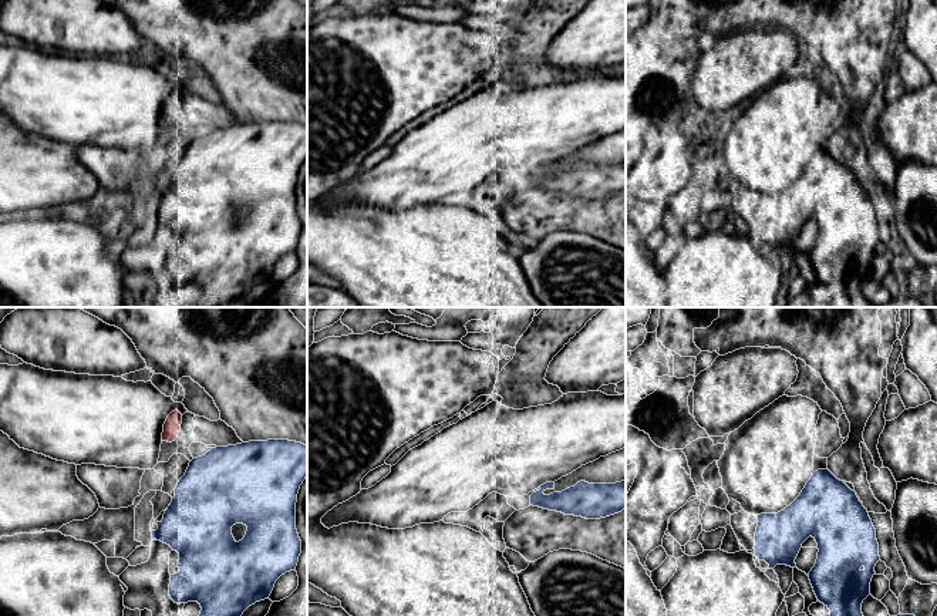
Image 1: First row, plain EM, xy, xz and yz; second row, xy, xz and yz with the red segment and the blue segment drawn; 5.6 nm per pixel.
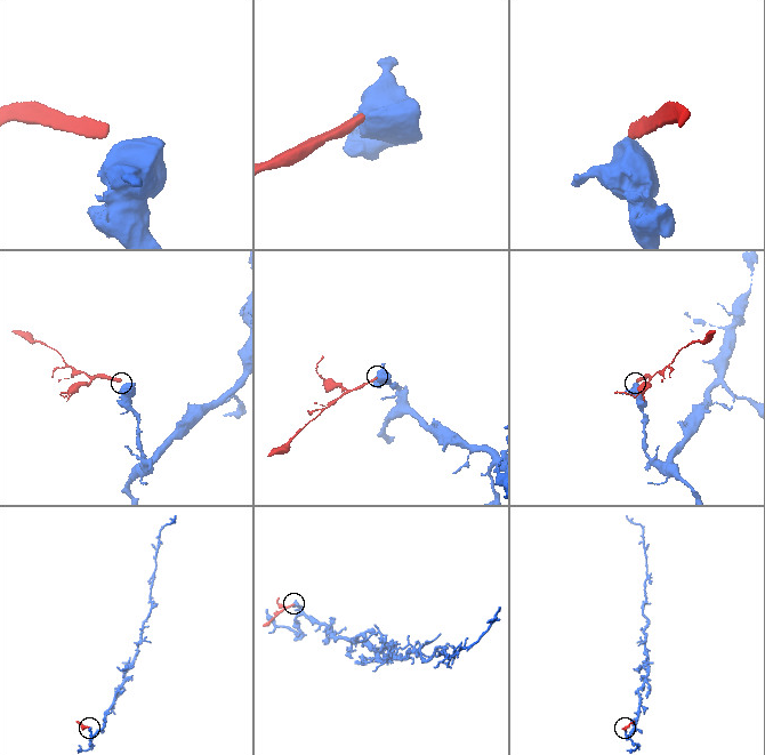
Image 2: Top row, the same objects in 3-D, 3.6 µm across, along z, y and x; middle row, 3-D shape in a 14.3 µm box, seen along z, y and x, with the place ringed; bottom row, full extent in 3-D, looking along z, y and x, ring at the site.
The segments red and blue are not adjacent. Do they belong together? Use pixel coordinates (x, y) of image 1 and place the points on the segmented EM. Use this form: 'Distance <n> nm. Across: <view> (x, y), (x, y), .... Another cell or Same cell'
Distance 150 nm. Across: xy (174, 440), (194, 458). Another cell

